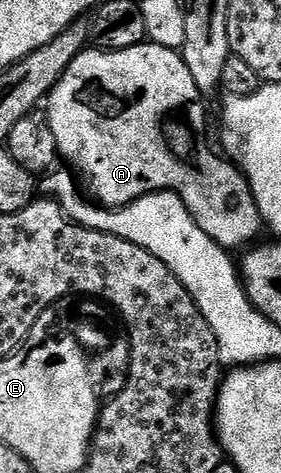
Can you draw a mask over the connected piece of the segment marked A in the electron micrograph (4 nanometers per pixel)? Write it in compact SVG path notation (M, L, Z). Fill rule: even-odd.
M143 42L131 48L125 48L124 50L112 50L111 52L107 52L100 48L91 47L89 50L81 52L79 56L70 63L68 70L64 70L64 74L56 82L56 86L51 90L48 99L45 101L44 111L50 120L52 134L56 138L59 157L61 157L63 161L67 160L67 162L71 164L67 165L76 173L81 187L85 189L101 207L122 208L124 205L130 204L132 201L145 196L148 192L175 192L184 202L188 214L192 214L195 229L197 229L205 239L214 241L219 249L242 247L242 249L245 249L247 246L253 245L255 241L259 239L257 236L260 235L261 232L264 232L264 221L254 201L254 195L250 189L250 181L242 175L238 165L227 159L225 155L219 154L217 151L214 153L213 150L206 145L206 140L202 137L206 132L206 108L202 105L202 100L204 100L203 93L199 92L196 82L188 70L188 66L182 60L181 51L173 48L165 48L159 44Z

